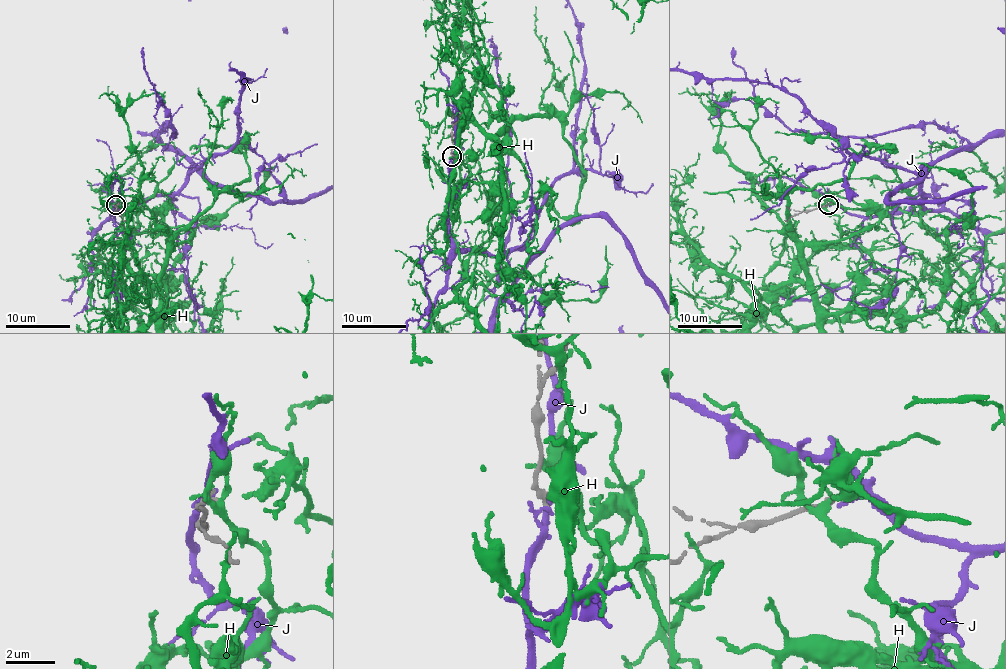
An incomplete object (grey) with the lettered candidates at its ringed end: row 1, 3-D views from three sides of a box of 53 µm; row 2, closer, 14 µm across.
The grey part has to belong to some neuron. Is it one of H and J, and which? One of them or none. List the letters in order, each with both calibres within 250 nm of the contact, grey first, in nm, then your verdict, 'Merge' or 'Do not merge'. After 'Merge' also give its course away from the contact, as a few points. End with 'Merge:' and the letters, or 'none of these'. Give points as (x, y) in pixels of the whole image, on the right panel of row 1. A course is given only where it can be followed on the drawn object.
H: Thickness 240 nm (grey) against 240 nm. Do not merge
J: Thickness 200 nm (grey) against 160 nm. Do not merge
Merge: none of these

